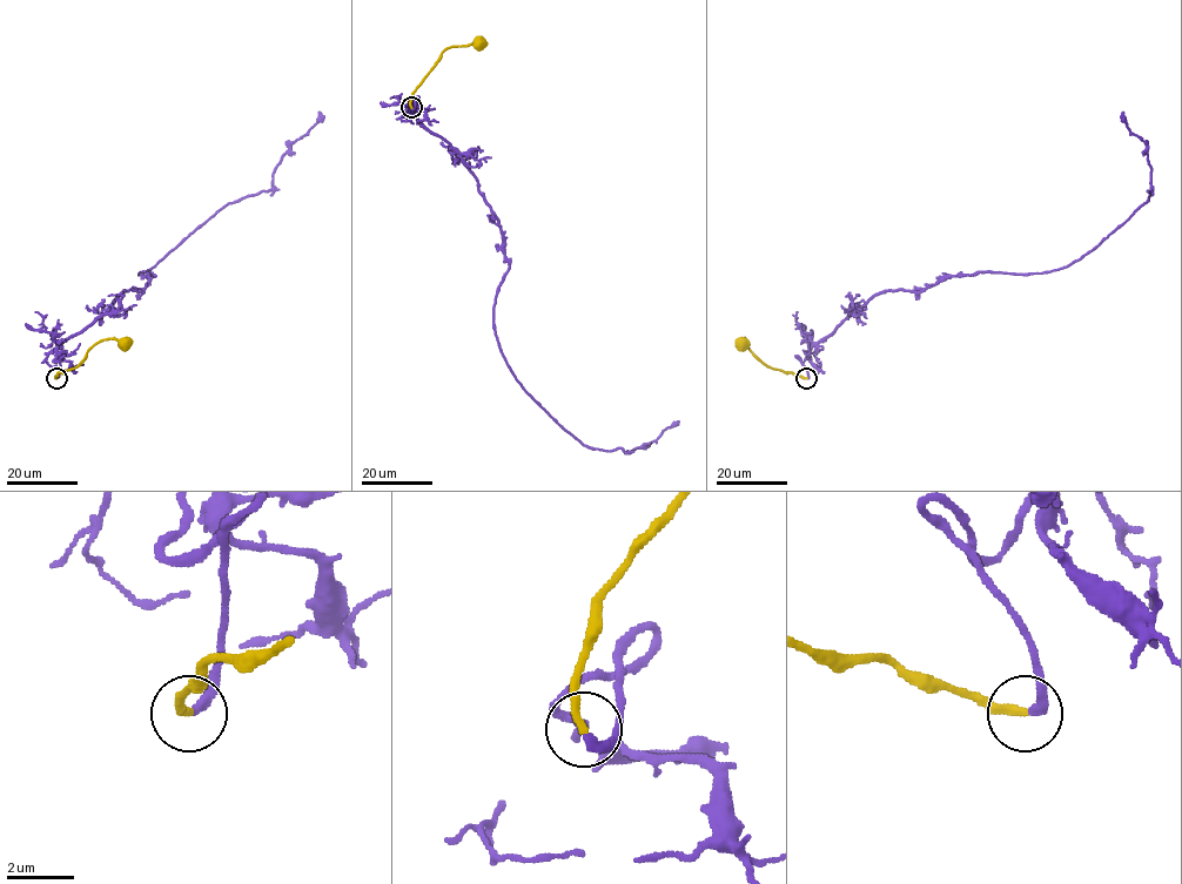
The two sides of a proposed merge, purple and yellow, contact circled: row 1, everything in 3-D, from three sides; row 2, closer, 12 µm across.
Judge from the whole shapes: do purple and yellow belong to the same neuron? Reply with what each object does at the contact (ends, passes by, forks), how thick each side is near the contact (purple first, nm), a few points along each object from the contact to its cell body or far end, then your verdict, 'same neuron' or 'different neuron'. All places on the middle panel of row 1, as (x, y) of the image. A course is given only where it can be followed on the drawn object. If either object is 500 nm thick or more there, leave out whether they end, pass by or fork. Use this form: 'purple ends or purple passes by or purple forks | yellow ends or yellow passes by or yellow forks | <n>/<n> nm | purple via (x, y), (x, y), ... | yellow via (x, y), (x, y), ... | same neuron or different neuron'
purple ends | yellow ends | 300/240 nm | purple via (410, 108), (498, 220), (509, 270), (494, 330), (519, 384), (604, 450), (645, 447), (675, 423) | yellow via (410, 107), (411, 94), (444, 51), (481, 41) | same neuron

